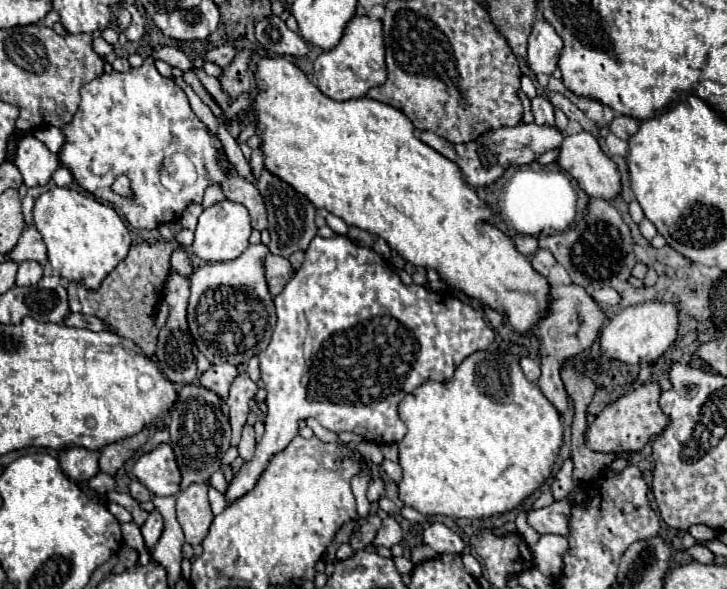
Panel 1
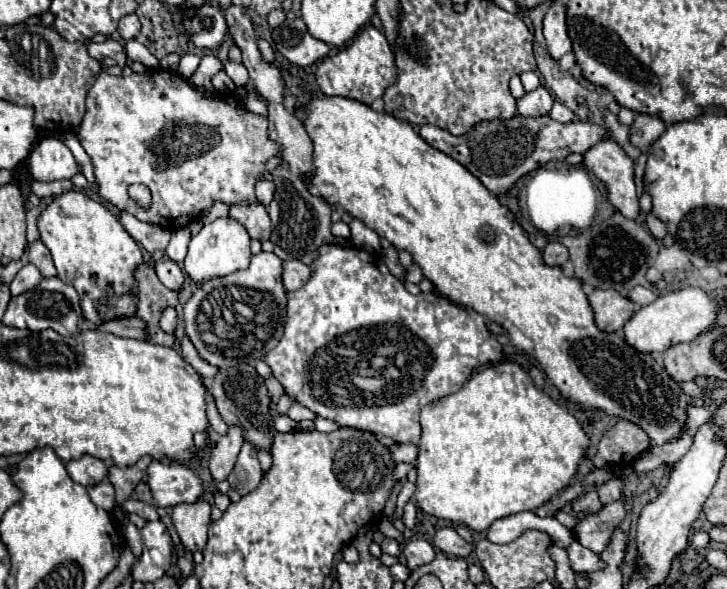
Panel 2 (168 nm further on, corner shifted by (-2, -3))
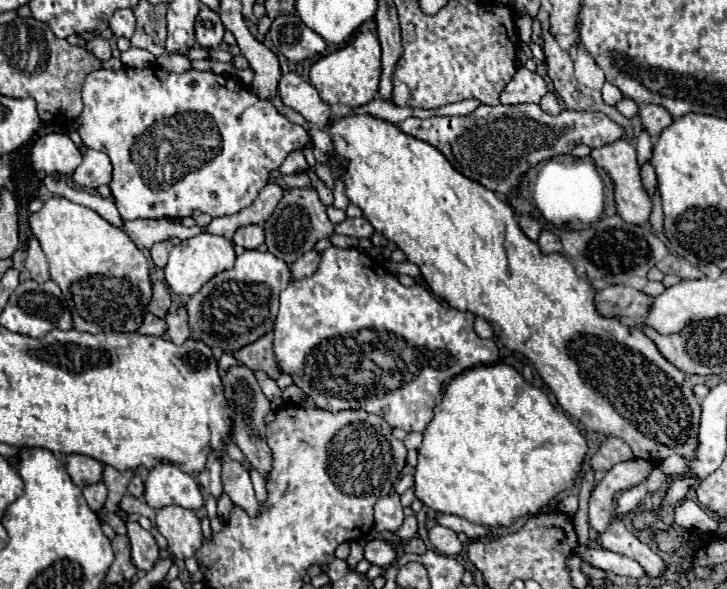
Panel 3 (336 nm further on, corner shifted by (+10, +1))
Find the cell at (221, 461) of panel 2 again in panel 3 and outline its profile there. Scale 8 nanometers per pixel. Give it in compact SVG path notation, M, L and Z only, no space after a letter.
M214 454L208 458L208 464L206 464L204 472L200 472L196 476L196 480L216 500L222 496L224 490L222 490L222 478L220 478L220 460Z

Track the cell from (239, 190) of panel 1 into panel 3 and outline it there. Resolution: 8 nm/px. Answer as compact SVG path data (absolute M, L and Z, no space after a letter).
M258 224L244 226L234 234L234 244L242 246L246 250L256 250L262 242L264 242L264 230Z

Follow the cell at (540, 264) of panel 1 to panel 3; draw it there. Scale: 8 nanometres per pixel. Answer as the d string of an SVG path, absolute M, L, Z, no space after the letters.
M544 230L538 238L538 244L540 244L540 250L544 254L550 254L550 252L562 252L562 242L556 234L552 234L550 230Z

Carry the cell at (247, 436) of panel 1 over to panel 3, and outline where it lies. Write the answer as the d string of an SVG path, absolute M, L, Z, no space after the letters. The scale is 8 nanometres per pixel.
M224 460L224 464L222 464L222 482L224 482L224 492L230 496L230 500L238 508L242 508L250 518L260 514L260 506L258 506L258 500L254 496L250 476L238 462Z

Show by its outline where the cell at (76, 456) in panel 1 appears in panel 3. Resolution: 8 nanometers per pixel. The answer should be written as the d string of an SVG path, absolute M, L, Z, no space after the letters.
M70 454L66 458L66 470L72 476L72 482L80 488L100 482L102 480L102 470L104 464L90 458L90 456L82 456L82 454Z

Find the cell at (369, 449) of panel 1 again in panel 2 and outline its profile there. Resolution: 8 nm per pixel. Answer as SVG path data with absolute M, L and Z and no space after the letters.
M394 444L390 446L390 458L392 462L414 462L418 456L418 448L414 444Z

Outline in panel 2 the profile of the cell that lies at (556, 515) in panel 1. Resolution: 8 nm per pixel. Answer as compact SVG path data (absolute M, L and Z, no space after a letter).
M622 502L606 504L606 506L602 506L602 510L598 514L592 514L590 518L576 518L572 534L576 536L576 540L582 546L600 554L608 546L610 534L622 522L624 514L626 514L626 510L624 510Z

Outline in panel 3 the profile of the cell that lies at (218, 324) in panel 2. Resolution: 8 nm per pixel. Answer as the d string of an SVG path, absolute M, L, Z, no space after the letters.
M246 250L244 254L240 254L240 256L236 258L236 266L234 266L234 268L216 274L208 284L204 284L204 288L202 288L196 296L190 296L190 298L188 298L186 308L188 308L188 326L190 326L190 330L192 330L192 336L194 336L196 340L204 340L204 344L208 344L210 348L218 348L218 350L222 350L222 352L228 352L228 348L242 348L244 344L250 344L252 340L258 340L260 336L264 336L264 332L270 332L270 330L272 330L274 320L276 320L276 314L278 314L278 294L280 294L290 282L292 282L292 274L290 274L290 268L288 268L288 264L286 264L284 260L276 258L276 256L270 254L270 252Z

